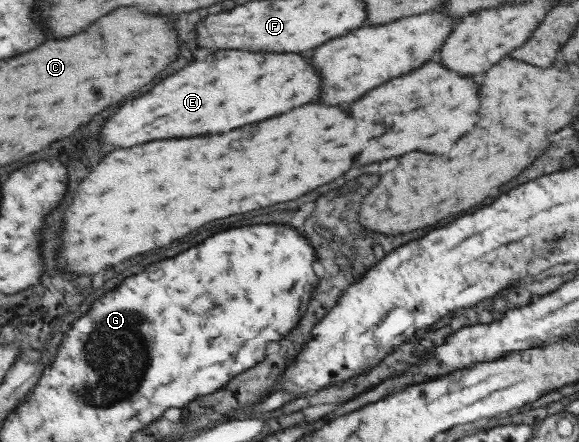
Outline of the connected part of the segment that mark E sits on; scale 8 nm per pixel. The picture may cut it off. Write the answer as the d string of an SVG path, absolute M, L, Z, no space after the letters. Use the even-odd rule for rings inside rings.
M214 51L206 55L202 61L186 65L184 69L176 71L176 75L166 77L160 85L152 87L144 97L128 101L112 115L110 121L102 123L100 129L100 143L114 145L114 147L132 147L154 139L168 139L168 137L194 137L204 133L224 133L254 121L262 121L274 115L280 115L292 107L304 105L314 101L320 93L320 77L310 65L310 59L298 53L252 53L252 51Z

